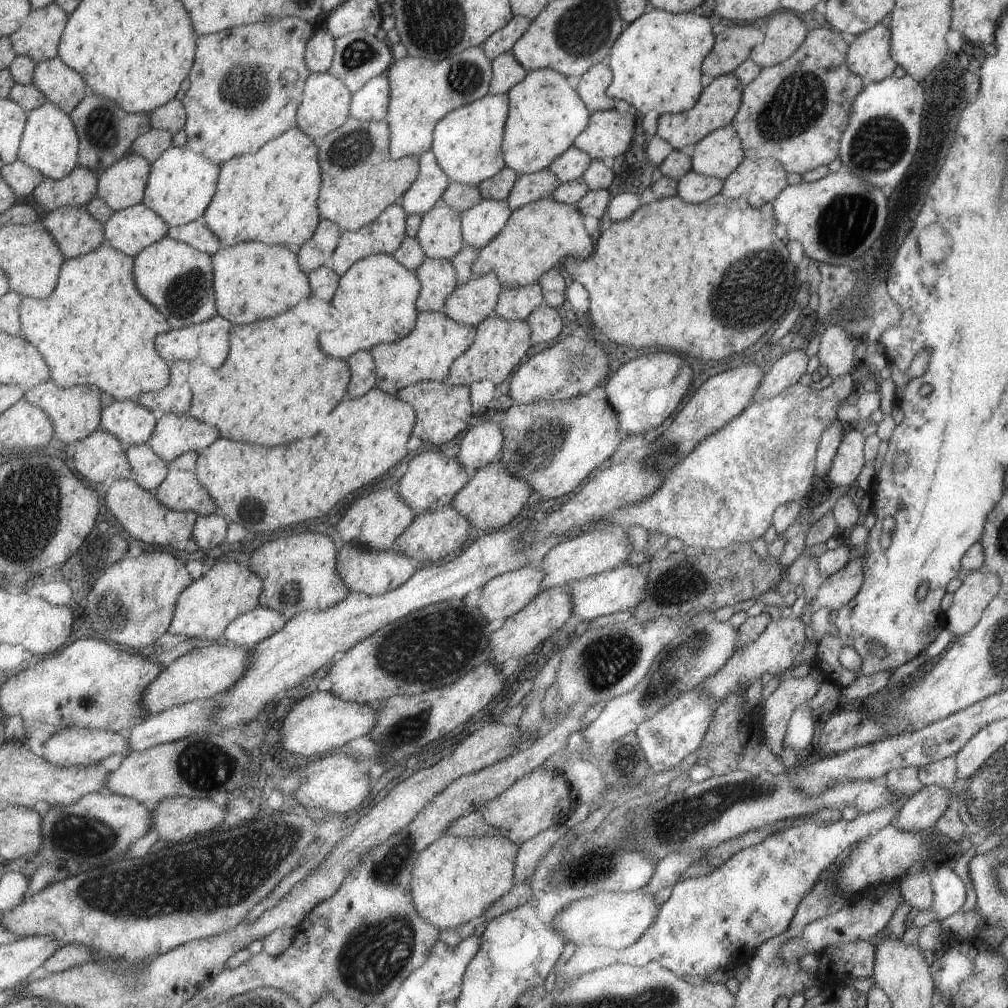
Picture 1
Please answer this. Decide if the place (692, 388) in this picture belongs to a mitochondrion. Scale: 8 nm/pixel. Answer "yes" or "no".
no

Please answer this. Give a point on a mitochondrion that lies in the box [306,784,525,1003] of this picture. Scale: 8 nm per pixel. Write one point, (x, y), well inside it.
(375, 952)

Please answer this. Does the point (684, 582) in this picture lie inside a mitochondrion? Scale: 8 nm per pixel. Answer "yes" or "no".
yes

